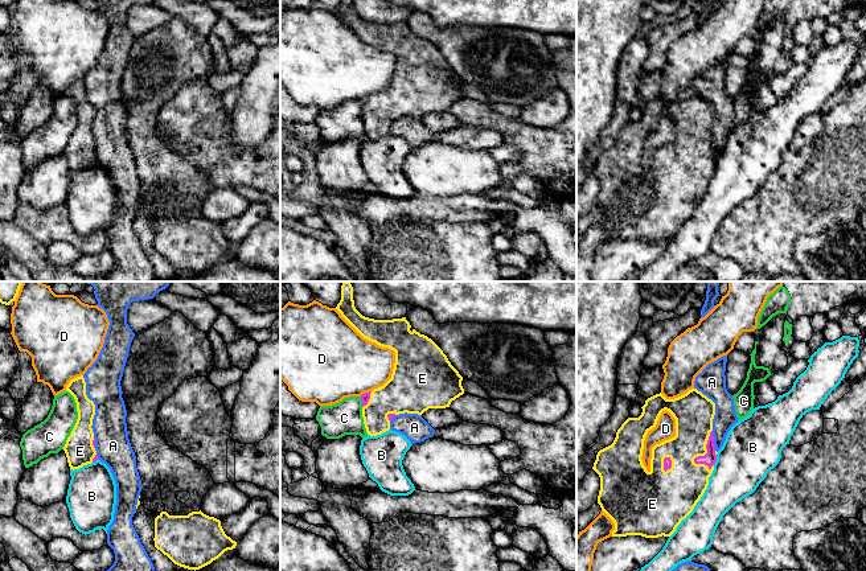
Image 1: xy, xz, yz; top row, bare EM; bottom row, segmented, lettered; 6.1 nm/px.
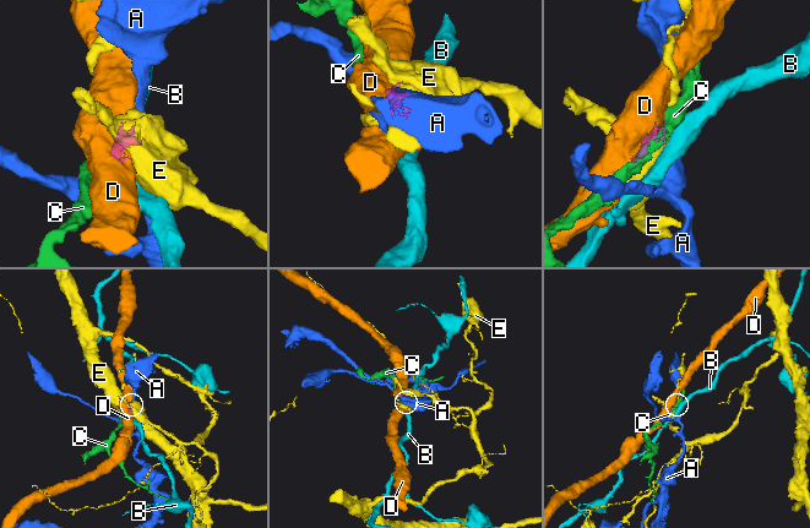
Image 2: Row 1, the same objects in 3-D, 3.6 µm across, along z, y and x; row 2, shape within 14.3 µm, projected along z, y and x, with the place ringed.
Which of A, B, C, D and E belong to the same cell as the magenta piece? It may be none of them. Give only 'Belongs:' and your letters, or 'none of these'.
Belongs: E

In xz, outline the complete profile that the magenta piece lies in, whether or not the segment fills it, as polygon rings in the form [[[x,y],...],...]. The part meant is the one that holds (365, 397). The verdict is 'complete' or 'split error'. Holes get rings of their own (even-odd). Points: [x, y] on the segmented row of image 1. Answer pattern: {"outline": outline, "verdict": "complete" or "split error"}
{"outline": [[[349,282],[341,286],[336,309],[364,338],[395,352],[391,378],[361,395],[368,435],[389,431],[395,415],[422,415],[428,408],[446,408],[464,394],[463,377],[443,350],[427,336],[411,330],[406,317],[374,320],[362,316],[354,307]]], "verdict": "split error"}

